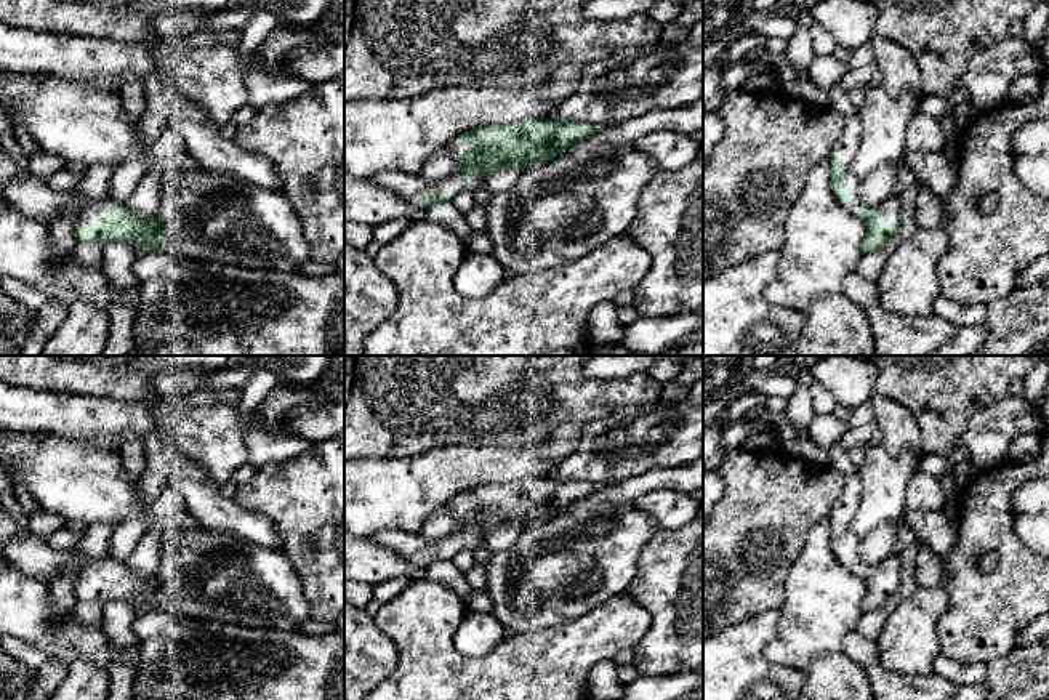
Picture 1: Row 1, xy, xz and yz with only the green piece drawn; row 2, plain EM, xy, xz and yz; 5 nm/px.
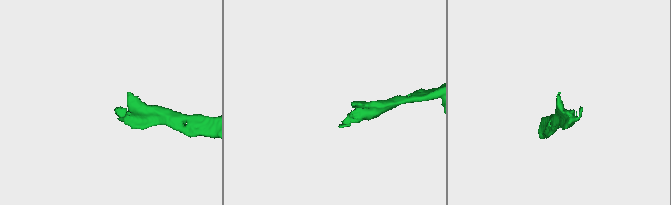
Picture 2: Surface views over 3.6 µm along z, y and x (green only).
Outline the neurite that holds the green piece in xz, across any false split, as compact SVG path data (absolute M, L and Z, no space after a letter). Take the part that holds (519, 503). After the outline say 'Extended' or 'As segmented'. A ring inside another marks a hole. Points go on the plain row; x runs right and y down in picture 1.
M551 477L488 484L460 493L447 503L461 522L461 527L447 537L426 538L420 532L394 529L380 532L372 540L420 567L452 562L460 551L476 551L484 537L496 527L527 529L535 519L559 516L570 503L583 500L602 487L605 485L588 481Z. Extended

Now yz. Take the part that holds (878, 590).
M860 473L846 476L846 485L830 514L831 546L838 559L866 583L866 594L862 602L863 612L876 610L884 601L898 591L902 581L900 557L890 553L878 565L865 565L858 559L860 537L854 533L850 524L857 514L862 497Z. Extended

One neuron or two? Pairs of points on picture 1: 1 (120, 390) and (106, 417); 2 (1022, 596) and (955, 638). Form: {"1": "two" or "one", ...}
{"1": "two", "2": "one"}

